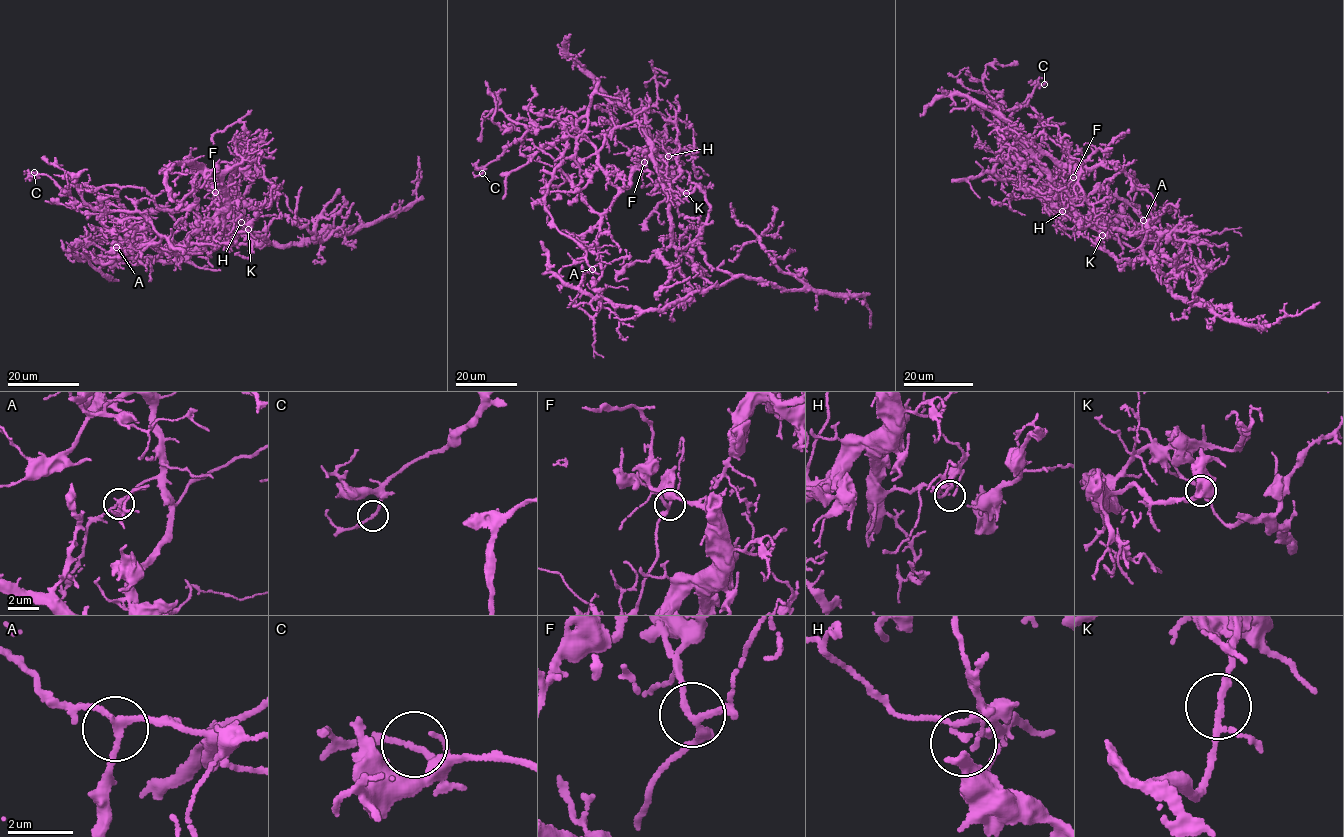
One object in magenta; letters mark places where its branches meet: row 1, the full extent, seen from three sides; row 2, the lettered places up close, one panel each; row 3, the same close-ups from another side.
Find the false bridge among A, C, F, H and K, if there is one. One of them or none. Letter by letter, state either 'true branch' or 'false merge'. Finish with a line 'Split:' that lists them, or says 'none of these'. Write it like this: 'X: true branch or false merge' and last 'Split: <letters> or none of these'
A: true branch
C: true branch
F: true branch
H: true branch
K: false merge
Split: K

